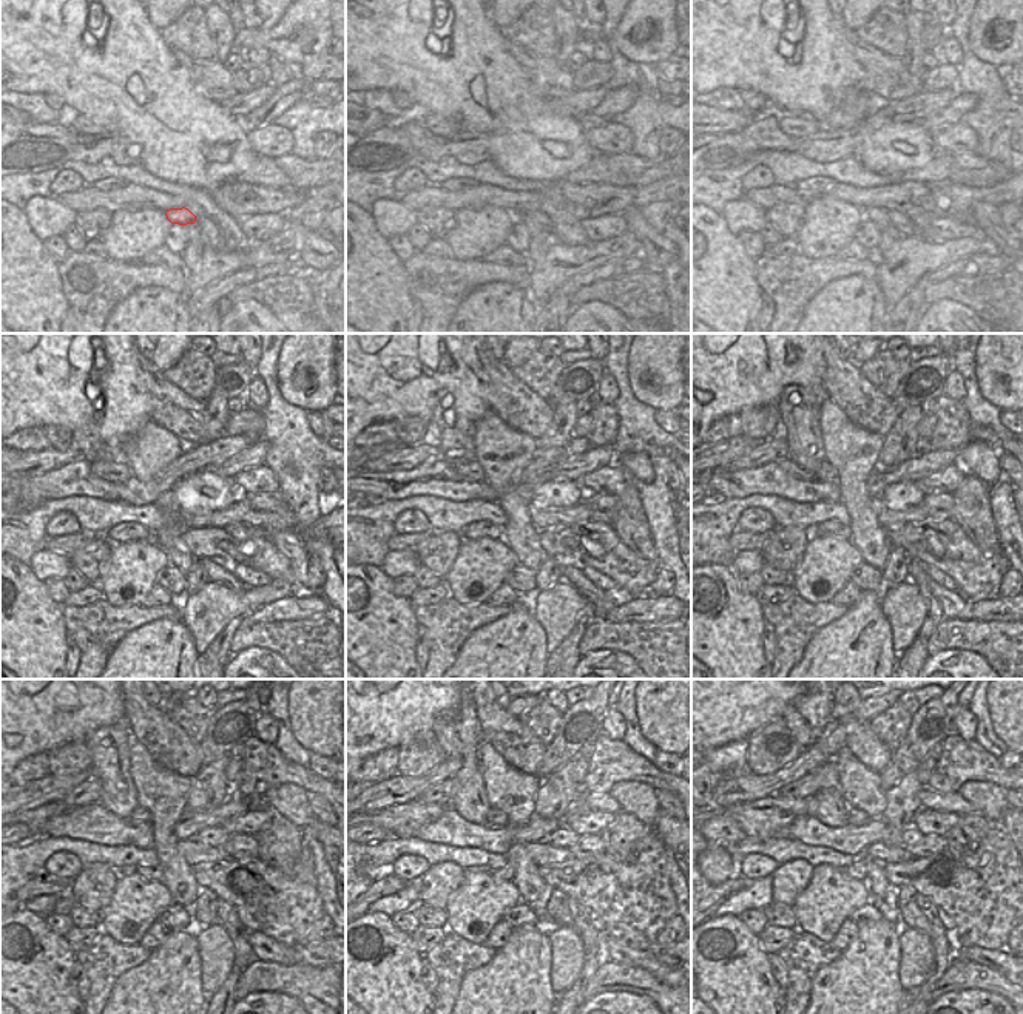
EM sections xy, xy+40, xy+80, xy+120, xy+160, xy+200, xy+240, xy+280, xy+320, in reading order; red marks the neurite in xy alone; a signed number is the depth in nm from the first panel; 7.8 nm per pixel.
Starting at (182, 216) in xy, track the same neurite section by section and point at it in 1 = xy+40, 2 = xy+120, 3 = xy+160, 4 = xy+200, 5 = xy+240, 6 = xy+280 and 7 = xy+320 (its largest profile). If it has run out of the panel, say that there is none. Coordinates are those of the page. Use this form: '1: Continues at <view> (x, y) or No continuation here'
1: Continues at xy+40 (539, 216)
2: Continues at xy+120 (216, 573)
3: Continues at xy+160 (573, 574)
4: Continues at xy+200 (952, 604)
5: Continues at xy+240 (264, 948)
6: Continues at xy+280 (644, 959)
7: Continues at xy+320 (1005, 963)

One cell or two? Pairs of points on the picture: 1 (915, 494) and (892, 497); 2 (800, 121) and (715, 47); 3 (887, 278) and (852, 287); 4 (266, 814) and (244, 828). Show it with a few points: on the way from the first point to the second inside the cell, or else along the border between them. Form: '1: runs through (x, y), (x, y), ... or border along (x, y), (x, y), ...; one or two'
1: runs through (909, 494), (898, 496); one
2: border along (783, 110), (787, 113), (807, 113), (820, 125); two
3: border along (875, 280), (889, 307); two
4: runs through (261, 817), (249, 823); one

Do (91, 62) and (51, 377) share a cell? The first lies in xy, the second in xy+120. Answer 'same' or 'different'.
same

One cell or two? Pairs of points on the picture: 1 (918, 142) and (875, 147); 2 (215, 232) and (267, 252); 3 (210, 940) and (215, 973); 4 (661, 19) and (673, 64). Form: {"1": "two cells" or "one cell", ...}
{"1": "one cell", "2": "two cells", "3": "one cell", "4": "two cells"}

